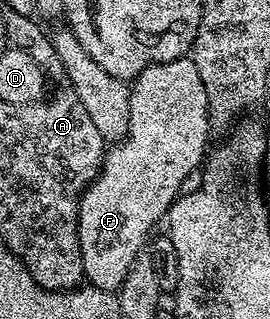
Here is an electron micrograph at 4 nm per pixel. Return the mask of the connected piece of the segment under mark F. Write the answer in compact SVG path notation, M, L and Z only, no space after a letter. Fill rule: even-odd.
M188 57L145 67L137 79L133 80L130 104L132 113L126 137L107 150L106 157L102 160L102 170L86 188L78 203L78 240L85 282L91 288L111 293L119 290L138 255L143 254L145 247L142 246L145 245L146 238L147 243L151 238L150 230L165 220L170 206L183 194L187 186L186 178L203 166L208 155L206 142L212 136L204 81L200 81L200 73L196 73L196 65Z

